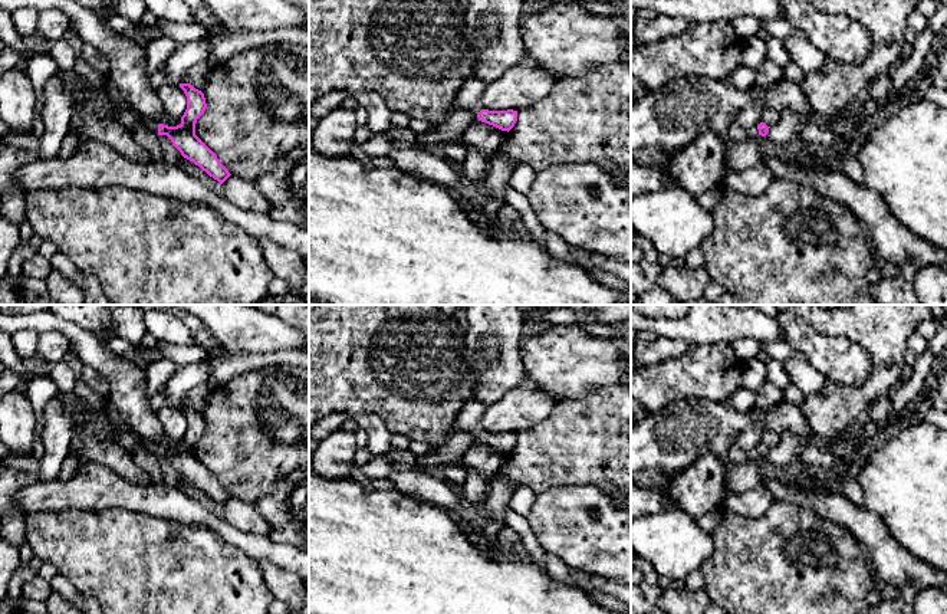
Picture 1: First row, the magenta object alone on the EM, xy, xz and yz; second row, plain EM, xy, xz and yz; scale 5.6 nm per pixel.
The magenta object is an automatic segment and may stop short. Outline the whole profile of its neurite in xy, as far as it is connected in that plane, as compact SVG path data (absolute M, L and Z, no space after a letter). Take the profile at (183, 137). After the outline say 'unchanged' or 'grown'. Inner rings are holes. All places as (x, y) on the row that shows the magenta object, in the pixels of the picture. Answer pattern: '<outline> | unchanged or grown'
M180 83L180 88L187 96L187 109L181 116L180 125L168 127L147 119L141 119L141 122L158 135L167 135L184 158L193 161L210 177L223 184L231 174L217 155L195 135L195 122L207 108L204 93L190 83Z | grown

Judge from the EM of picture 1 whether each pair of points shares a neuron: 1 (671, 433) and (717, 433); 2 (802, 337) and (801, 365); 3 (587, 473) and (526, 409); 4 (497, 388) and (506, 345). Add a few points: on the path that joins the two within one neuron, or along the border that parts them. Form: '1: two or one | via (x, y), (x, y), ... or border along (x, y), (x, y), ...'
1: one | via (683, 433), (706, 433)
2: two | border along (793, 348), (799, 350), (824, 376)
3: two | border along (558, 400), (545, 417), (518, 433)
4: one | via (497, 378), (503, 355)

